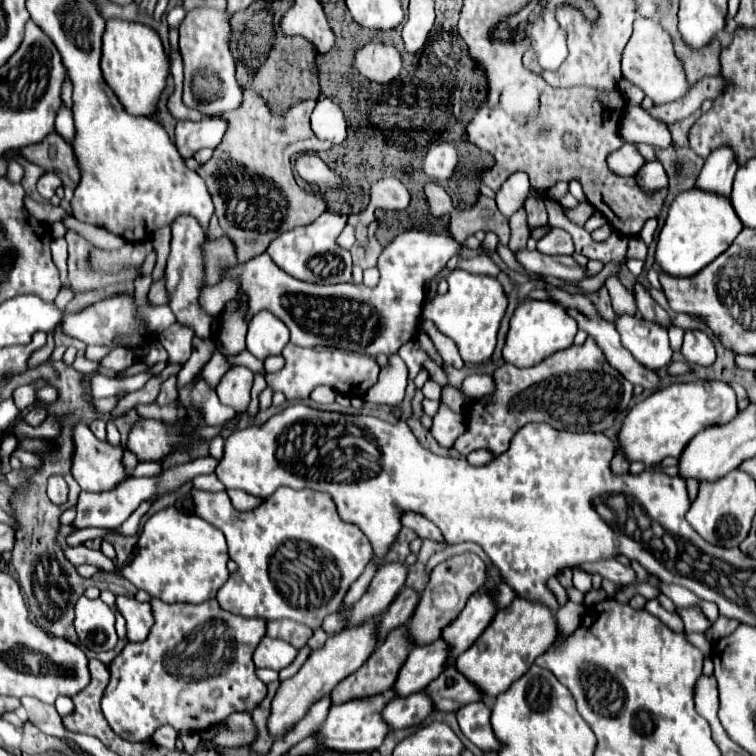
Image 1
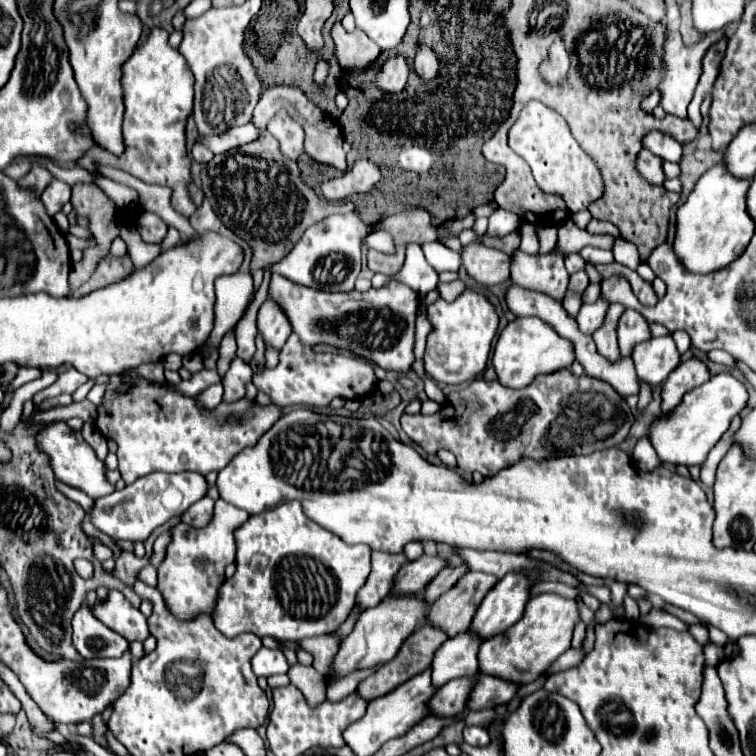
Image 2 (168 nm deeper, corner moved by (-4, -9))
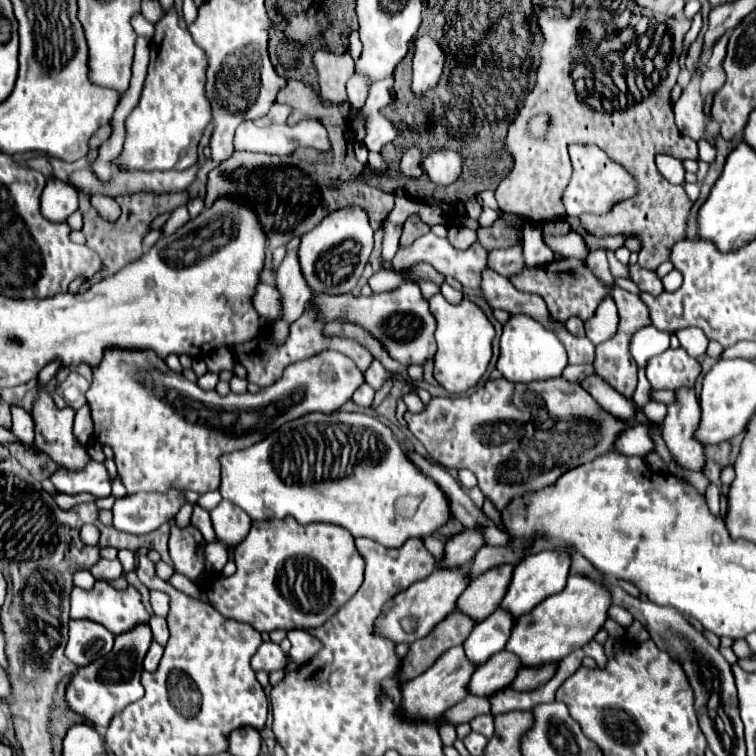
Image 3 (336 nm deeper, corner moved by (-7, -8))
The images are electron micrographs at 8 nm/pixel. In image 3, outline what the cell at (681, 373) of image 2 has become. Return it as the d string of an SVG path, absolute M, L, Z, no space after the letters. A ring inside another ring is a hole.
M693 387L677 389L675 401L667 405L667 417L661 425L661 435L671 449L675 461L687 469L703 469L703 447L693 441L699 421L699 401Z

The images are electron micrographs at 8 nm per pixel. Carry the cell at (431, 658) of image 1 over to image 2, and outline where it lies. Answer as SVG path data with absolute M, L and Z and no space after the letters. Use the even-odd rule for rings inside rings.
M462 632L450 638L436 652L432 662L432 684L436 688L462 676L472 676L478 672L478 646L484 640L474 632Z

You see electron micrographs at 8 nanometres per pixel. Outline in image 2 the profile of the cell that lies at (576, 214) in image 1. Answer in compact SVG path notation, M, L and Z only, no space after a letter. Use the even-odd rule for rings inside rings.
M592 220L590 224L588 224L588 228L586 228L590 234L610 234L610 236L614 236L616 240L620 238L620 232L618 232L618 228L614 226L614 224L610 224L610 222L600 222L600 220Z

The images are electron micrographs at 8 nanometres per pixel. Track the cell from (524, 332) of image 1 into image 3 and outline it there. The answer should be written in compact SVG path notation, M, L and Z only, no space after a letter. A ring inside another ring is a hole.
M513 315L503 325L501 335L501 355L497 361L497 369L503 373L505 379L513 383L531 383L539 379L551 379L561 377L563 369L567 367L567 353L563 345L557 341L553 333L549 333L545 327L541 327L537 321L525 315Z

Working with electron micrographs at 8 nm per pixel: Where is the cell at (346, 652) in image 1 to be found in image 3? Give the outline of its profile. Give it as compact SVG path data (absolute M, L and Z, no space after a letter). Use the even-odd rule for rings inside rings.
M435 569L429 577L413 583L409 589L397 593L393 599L389 599L383 605L379 617L375 619L375 633L379 637L393 641L393 643L415 643L415 641L419 641L439 621L443 621L447 613L451 613L455 609L455 601L465 591L467 585L469 585L469 579L467 579L465 571Z

